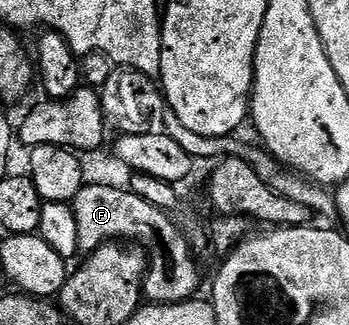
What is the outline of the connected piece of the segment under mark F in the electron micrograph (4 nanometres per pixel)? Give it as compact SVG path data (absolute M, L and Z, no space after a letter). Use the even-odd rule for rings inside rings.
M85 185L78 191L78 195L70 203L74 211L74 219L78 219L78 247L80 253L87 255L93 253L99 245L109 243L135 243L146 254L148 259L148 272L144 275L143 296L149 302L158 305L173 305L183 301L193 300L200 289L200 269L196 266L194 250L188 244L183 228L179 229L174 222L168 221L169 214L165 210L154 207L154 203L146 203L138 195L134 195L131 188L118 190L113 187Z

